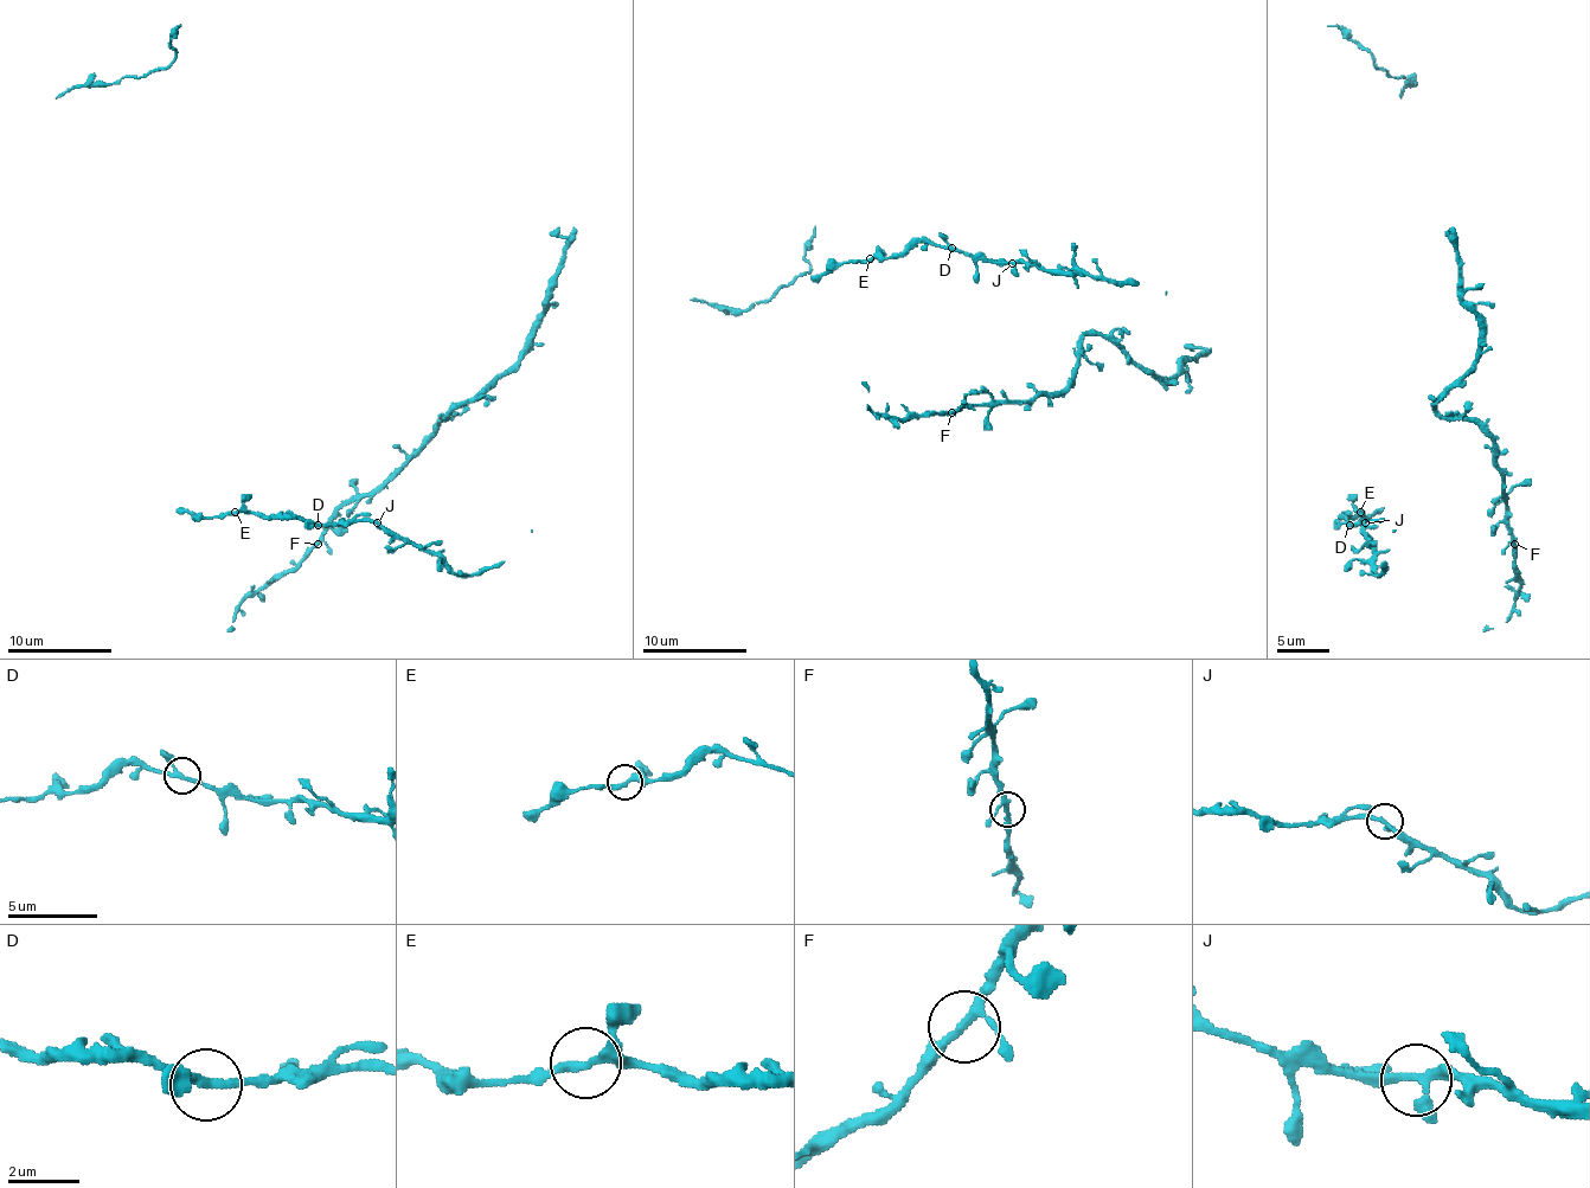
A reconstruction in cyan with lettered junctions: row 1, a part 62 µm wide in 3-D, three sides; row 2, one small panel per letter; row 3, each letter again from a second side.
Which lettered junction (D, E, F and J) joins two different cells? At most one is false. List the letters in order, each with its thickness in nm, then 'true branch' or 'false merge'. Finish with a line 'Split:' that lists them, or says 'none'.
D: 200 nm thick; true branch
E: 220 nm thick; true branch
F: 200 nm thick; true branch
J: 200 nm thick; true branch
Split: none

